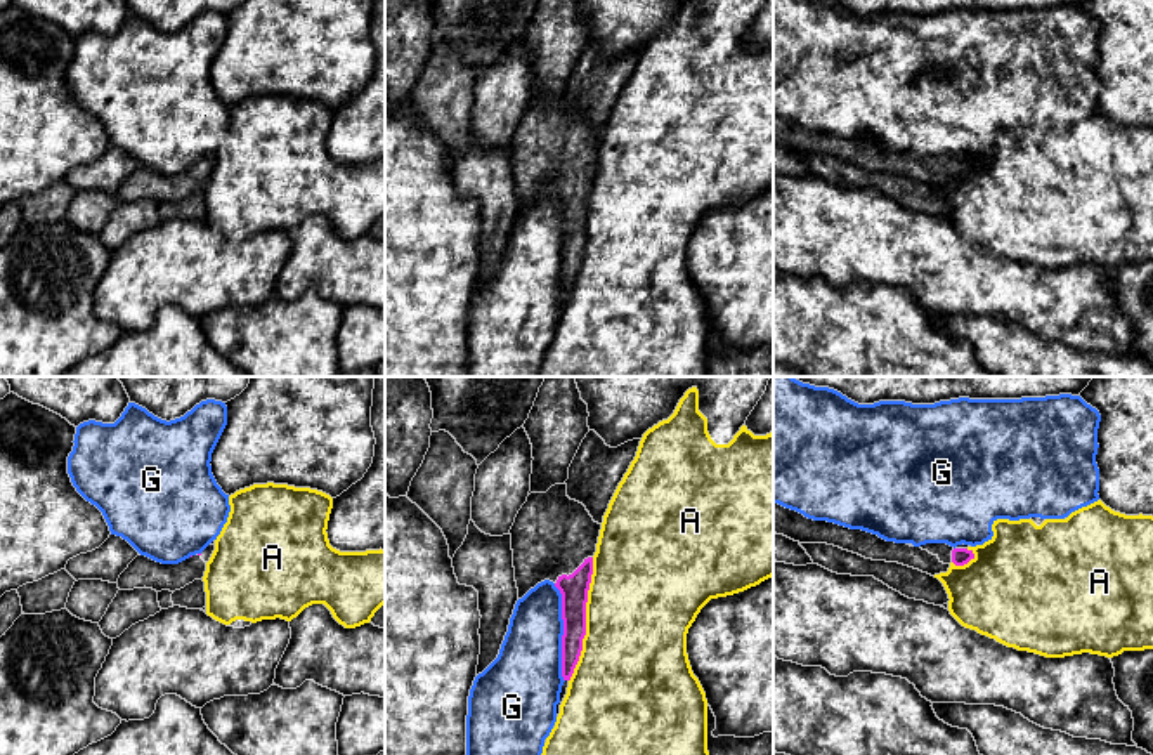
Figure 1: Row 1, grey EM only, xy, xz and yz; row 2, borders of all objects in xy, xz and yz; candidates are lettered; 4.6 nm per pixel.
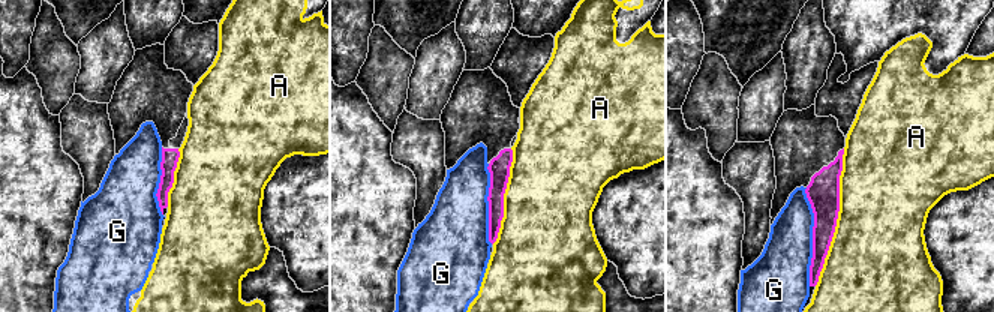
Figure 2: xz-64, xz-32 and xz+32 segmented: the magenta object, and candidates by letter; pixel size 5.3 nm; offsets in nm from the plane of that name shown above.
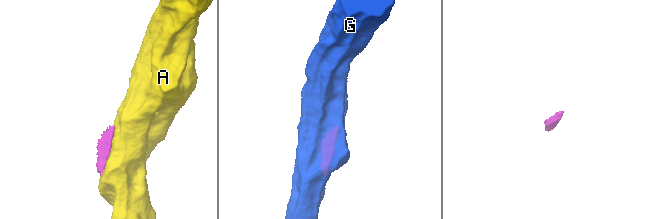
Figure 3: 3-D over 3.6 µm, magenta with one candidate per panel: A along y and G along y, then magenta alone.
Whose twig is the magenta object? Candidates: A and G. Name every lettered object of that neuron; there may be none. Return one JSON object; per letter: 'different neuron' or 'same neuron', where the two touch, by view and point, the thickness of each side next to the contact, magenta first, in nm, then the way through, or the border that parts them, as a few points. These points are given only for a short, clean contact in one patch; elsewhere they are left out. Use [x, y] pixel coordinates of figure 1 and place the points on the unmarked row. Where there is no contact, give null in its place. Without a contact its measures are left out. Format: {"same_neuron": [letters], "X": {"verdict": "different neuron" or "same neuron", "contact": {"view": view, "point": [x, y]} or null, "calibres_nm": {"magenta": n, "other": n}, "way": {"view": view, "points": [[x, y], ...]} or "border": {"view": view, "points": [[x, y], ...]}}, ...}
{"same_neuron": [], "A": {"verdict": "different neuron", "contact": {"view": "xz", "point": [585, 231]}, "calibres_nm": {"magenta": 130, "other": 480}}, "G": {"verdict": "different neuron", "contact": {"view": "xz", "point": [564, 243]}, "calibres_nm": {"magenta": 130, "other": 320}}}

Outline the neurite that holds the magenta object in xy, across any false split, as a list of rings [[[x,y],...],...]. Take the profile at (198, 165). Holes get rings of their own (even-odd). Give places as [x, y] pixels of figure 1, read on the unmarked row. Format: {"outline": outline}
{"outline": [[[196,165],[179,175],[161,175],[146,167],[137,167],[118,189],[120,201],[153,200],[180,201],[194,191],[201,191],[206,182],[206,174],[201,165]]]}

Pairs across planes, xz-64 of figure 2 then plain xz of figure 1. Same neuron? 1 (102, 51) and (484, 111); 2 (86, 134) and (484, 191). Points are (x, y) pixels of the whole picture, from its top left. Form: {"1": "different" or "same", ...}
{"1": "same", "2": "same"}

